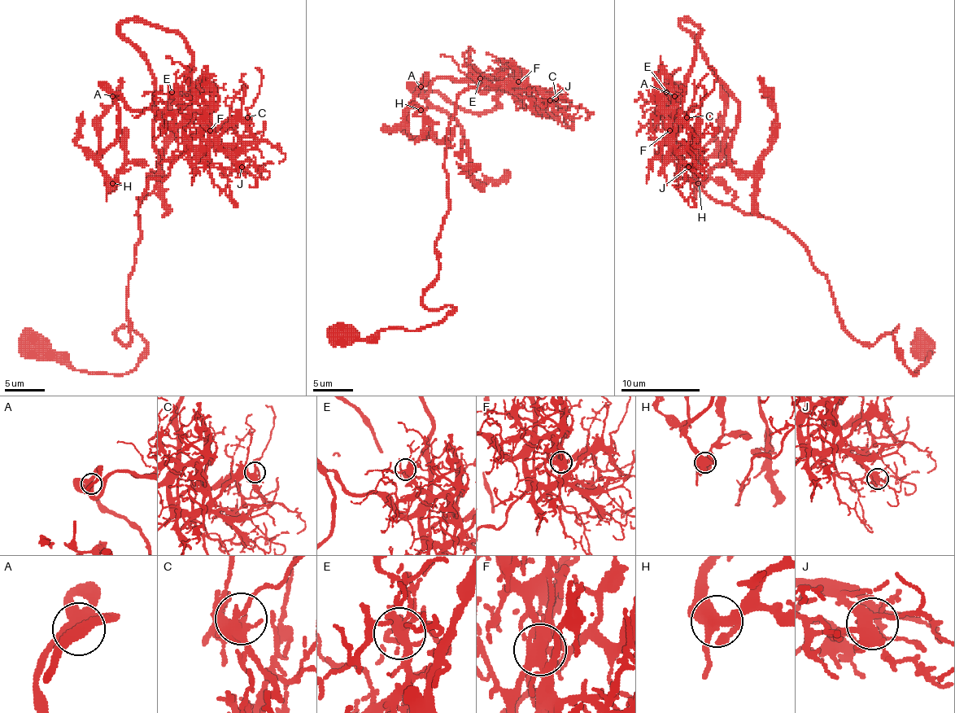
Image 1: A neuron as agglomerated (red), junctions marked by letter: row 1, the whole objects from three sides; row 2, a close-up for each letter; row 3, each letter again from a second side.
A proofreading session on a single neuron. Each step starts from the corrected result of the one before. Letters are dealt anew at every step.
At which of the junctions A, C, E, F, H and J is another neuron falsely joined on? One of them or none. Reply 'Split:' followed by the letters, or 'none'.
Split: F

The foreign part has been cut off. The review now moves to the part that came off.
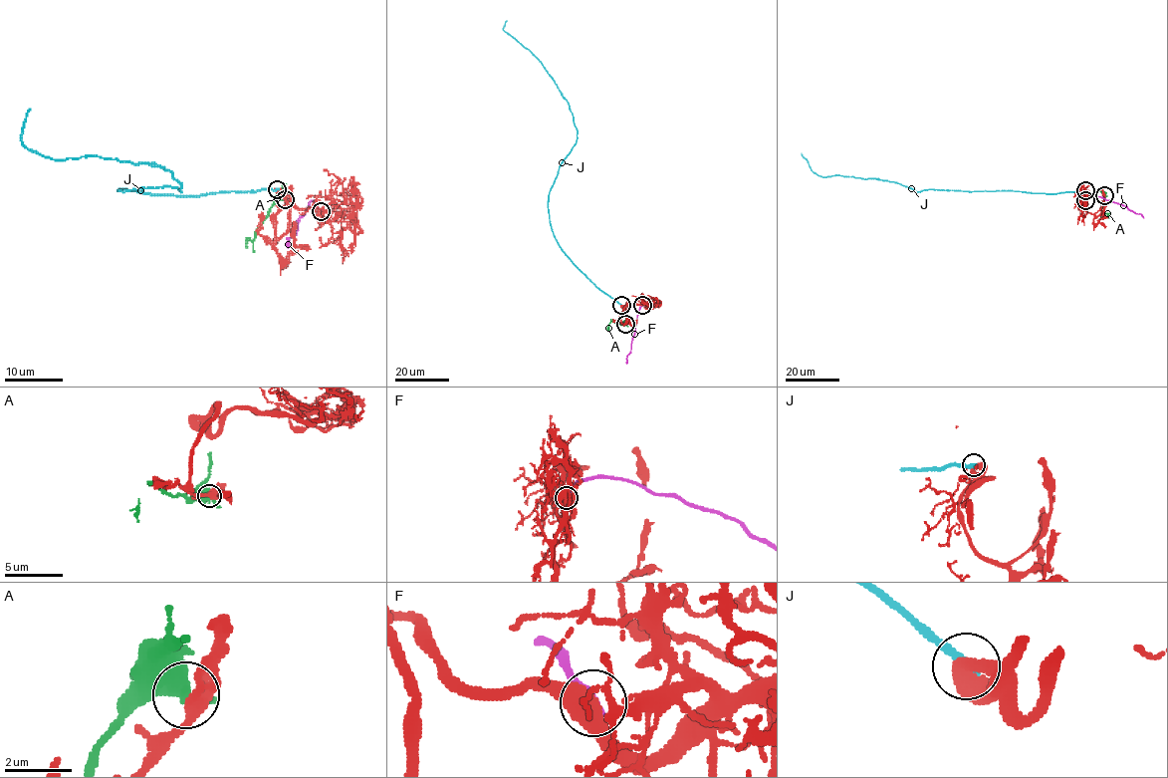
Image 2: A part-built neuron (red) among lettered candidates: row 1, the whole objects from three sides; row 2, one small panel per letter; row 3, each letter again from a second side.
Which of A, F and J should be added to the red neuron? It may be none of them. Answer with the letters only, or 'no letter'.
F

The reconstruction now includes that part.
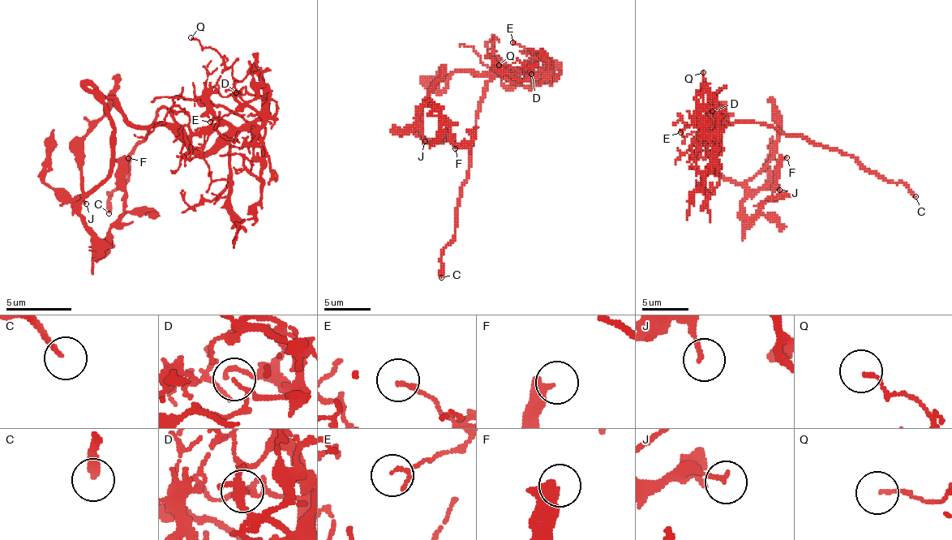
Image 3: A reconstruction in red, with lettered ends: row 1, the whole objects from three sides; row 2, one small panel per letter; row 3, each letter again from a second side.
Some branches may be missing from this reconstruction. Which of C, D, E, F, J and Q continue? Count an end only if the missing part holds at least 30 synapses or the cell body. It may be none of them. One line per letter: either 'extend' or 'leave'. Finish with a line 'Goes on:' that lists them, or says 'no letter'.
C: extend
D: leave
E: leave
F: leave
J: leave
Q: leave
Goes on: C

